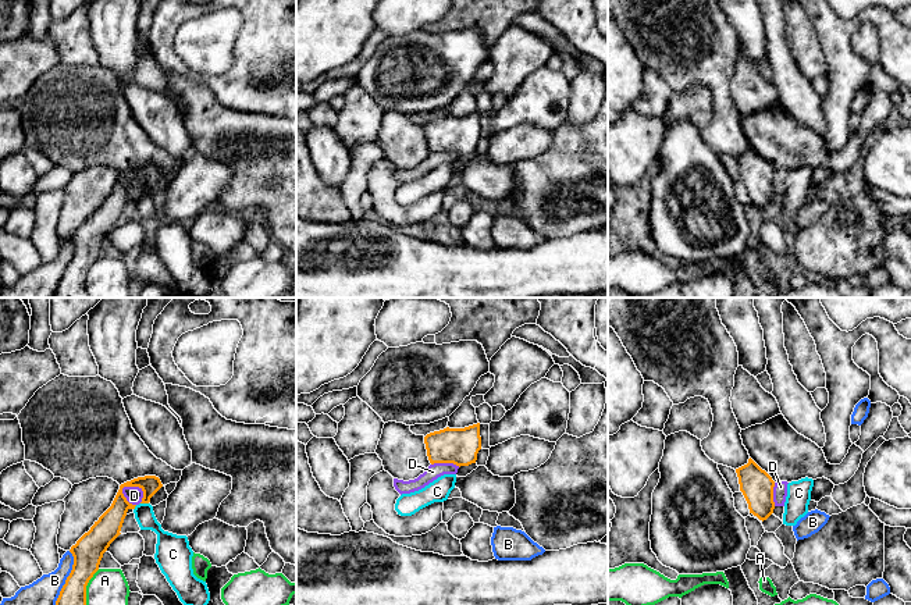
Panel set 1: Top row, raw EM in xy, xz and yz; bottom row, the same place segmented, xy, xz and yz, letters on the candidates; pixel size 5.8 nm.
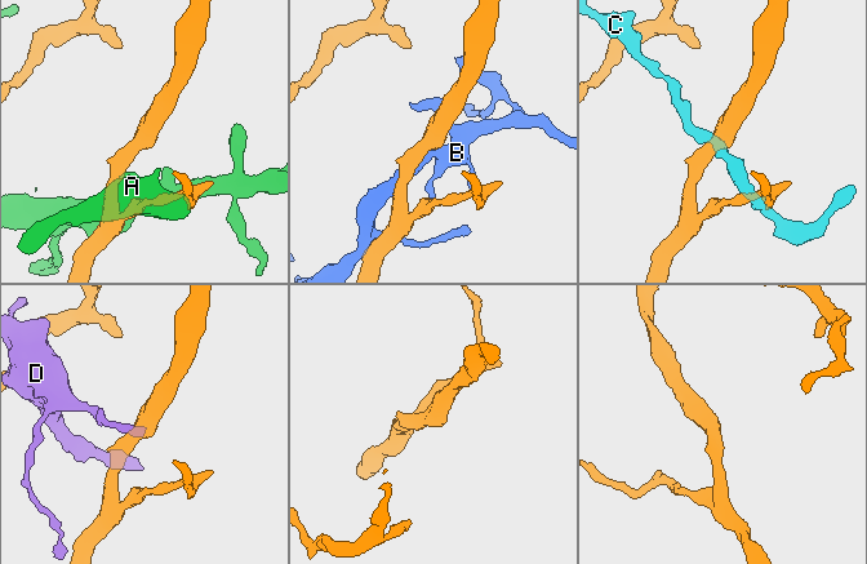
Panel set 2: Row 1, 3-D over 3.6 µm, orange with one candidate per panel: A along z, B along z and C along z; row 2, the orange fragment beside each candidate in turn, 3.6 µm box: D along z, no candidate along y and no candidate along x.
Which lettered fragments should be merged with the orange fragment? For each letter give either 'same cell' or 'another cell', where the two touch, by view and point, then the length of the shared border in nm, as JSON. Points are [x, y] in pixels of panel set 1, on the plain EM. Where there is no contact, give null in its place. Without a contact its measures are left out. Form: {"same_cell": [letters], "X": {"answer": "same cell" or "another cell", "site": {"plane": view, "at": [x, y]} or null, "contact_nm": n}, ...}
{"same_cell": [], "A": {"answer": "another cell", "site": {"plane": "xy", "at": [85, 277]}, "contact_nm": 240}, "B": {"answer": "another cell", "site": {"plane": "xy", "at": [66, 269]}, "contact_nm": 340}, "C": {"answer": "another cell", "site": {"plane": "xy", "at": [145, 191]}, "contact_nm": 50}, "D": {"answer": "another cell", "site": {"plane": "xy", "at": [136, 174]}, "contact_nm": 150}}

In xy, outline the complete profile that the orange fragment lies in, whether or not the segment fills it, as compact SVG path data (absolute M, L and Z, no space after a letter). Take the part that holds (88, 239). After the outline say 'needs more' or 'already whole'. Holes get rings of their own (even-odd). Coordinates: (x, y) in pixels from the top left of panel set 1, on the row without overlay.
M156 164L138 166L120 174L111 195L85 221L70 241L74 253L56 289L54 298L86 298L86 274L99 259L103 242L121 223L127 200L135 197L122 182L124 175L139 175L143 179L140 192L149 192L150 186L163 175Z; already whole

